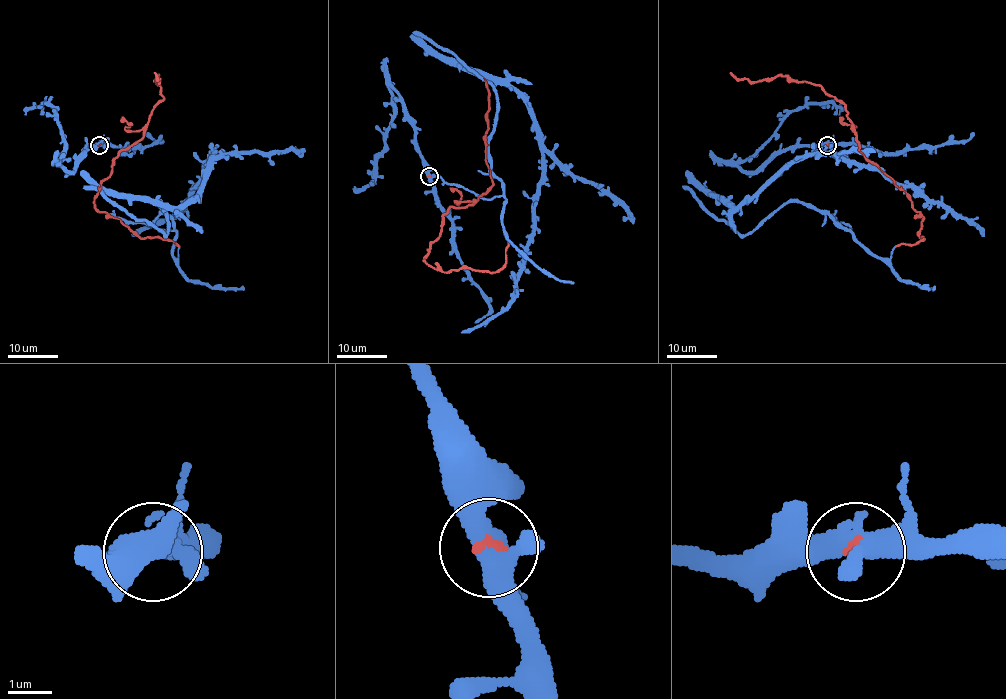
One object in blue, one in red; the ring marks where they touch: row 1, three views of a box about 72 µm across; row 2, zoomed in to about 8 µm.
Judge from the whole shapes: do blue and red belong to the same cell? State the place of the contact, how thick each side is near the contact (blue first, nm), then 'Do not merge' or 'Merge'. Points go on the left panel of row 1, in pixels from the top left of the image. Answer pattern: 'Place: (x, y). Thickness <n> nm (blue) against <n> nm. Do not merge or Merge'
Place: (99, 145). Thickness 440 nm (blue) against 110 nm. Merge

